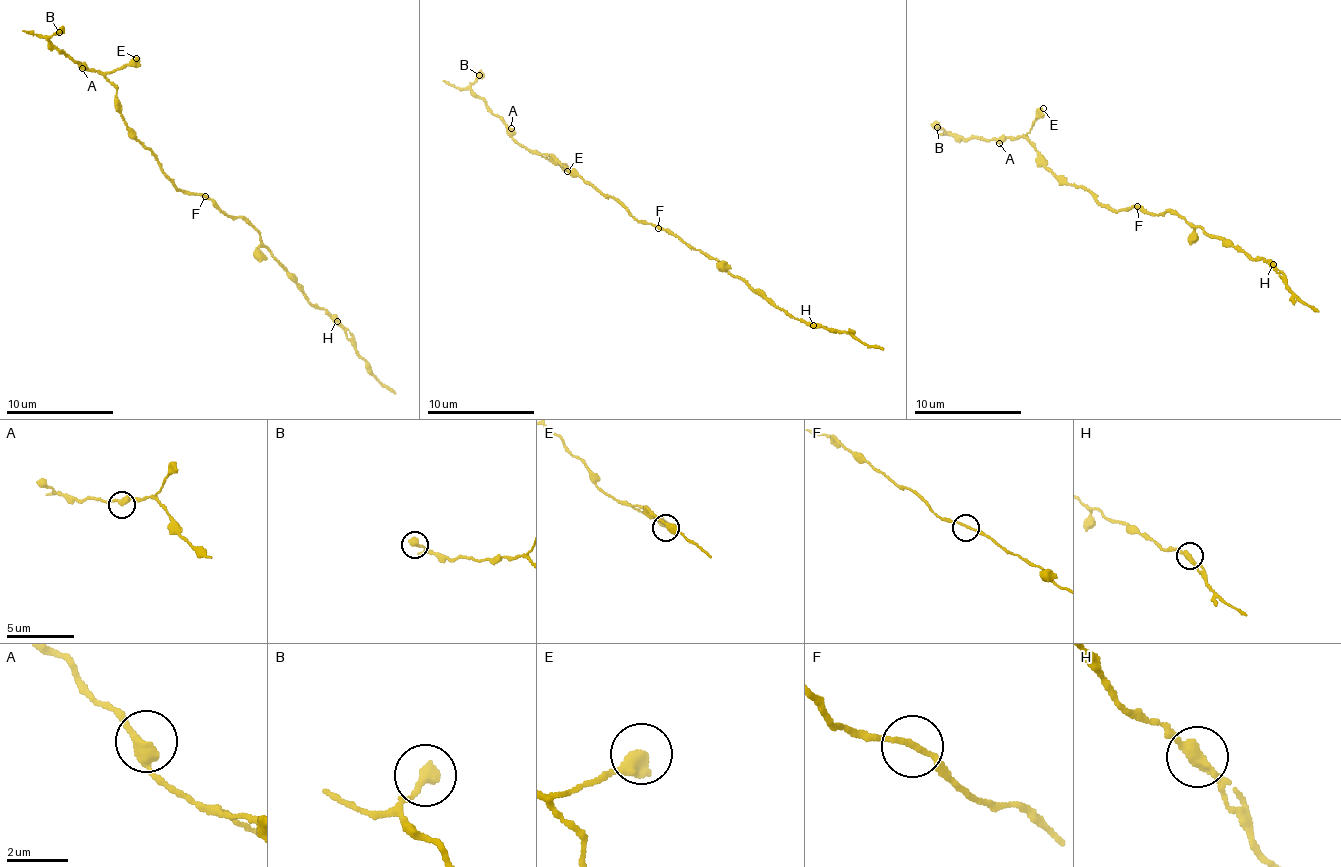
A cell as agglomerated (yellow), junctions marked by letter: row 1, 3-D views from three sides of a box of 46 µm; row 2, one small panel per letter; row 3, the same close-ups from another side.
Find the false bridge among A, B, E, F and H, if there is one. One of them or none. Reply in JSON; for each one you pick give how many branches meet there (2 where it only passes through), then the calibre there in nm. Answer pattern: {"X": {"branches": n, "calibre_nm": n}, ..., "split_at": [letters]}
{"split_at": []}

